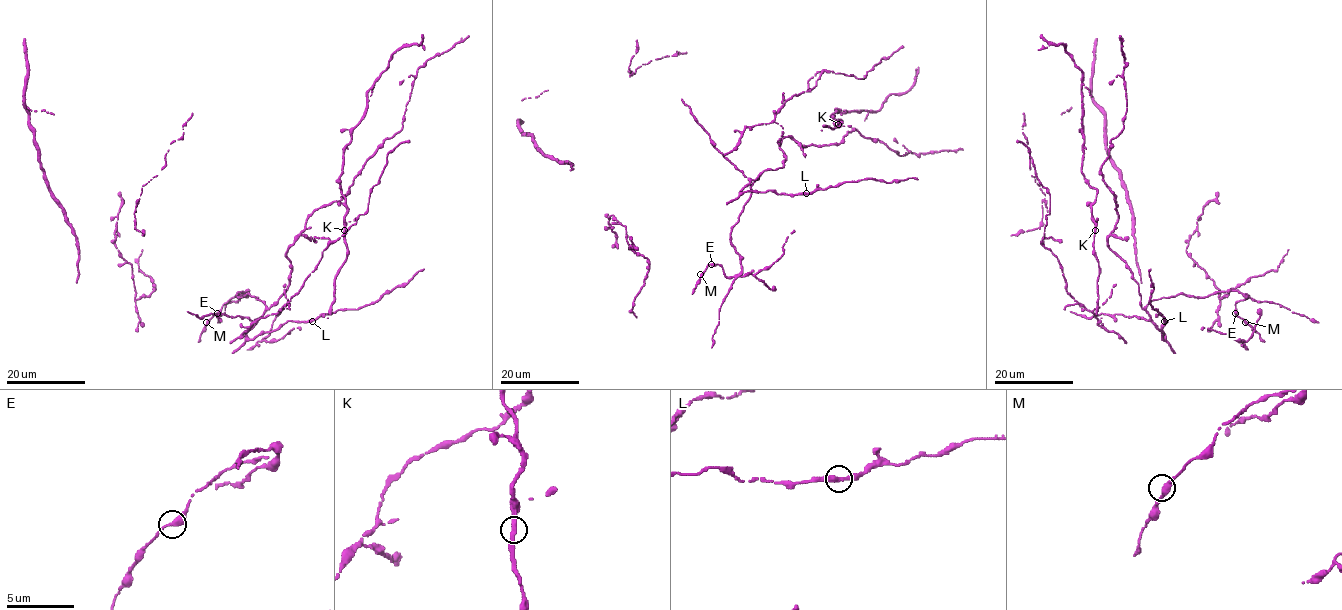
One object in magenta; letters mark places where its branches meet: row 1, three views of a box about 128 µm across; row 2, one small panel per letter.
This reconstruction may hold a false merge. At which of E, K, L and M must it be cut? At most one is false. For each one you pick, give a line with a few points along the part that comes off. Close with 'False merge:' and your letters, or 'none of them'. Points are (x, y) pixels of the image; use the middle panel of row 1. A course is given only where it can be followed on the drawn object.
False merge: none of them

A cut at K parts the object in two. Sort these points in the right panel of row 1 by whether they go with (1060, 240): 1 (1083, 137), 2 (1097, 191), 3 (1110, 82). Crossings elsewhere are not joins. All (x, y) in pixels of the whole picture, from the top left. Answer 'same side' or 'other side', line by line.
1: other side
2: other side
3: same side

